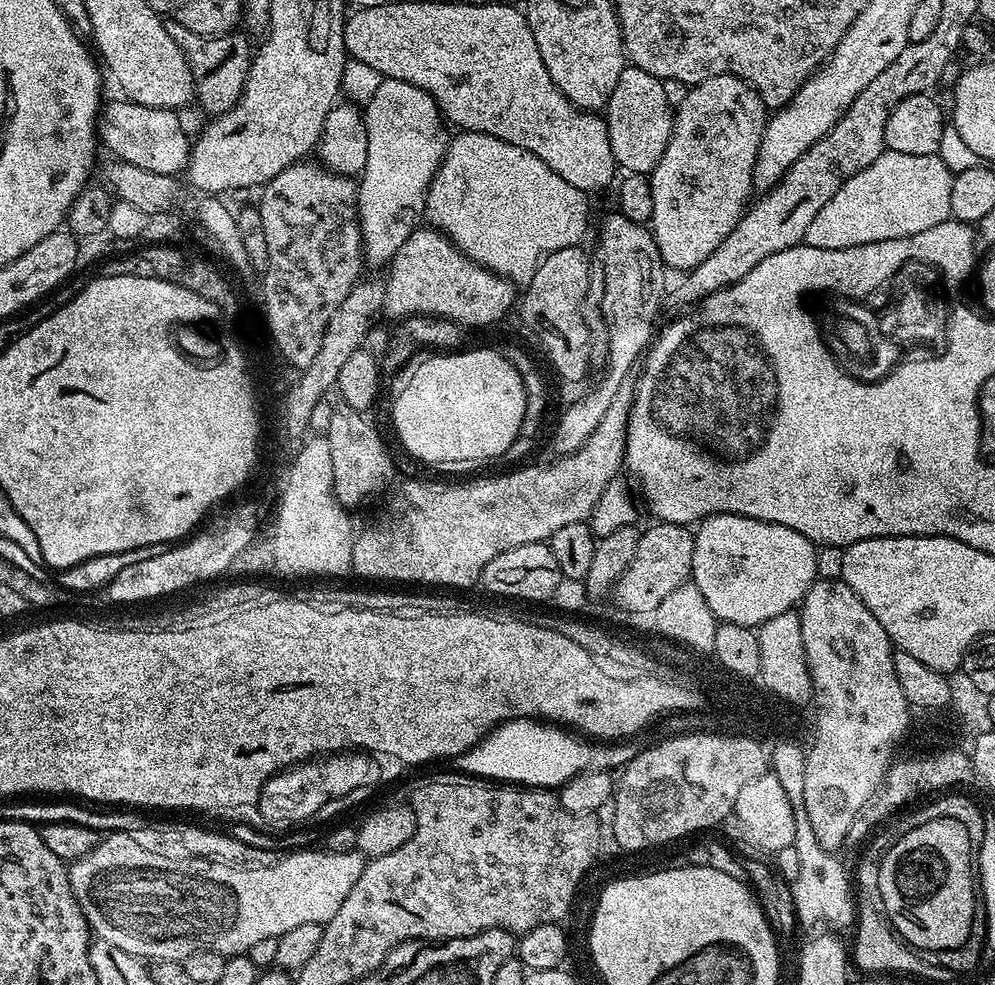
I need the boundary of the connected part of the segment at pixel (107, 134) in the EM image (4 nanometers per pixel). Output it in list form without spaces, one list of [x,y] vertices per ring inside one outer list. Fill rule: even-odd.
[[[119,98],[103,105],[98,117],[98,140],[125,164],[154,170],[154,174],[176,176],[188,167],[190,136],[184,133],[184,124],[170,108],[155,108],[135,104],[133,100]]]

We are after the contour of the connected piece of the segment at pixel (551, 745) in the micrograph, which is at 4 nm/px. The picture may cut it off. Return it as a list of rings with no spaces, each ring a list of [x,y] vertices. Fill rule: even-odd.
[[[535,718],[508,720],[504,724],[497,725],[484,736],[470,750],[453,757],[452,766],[457,772],[464,775],[477,776],[480,779],[489,779],[493,782],[503,782],[506,784],[517,784],[520,786],[531,786],[540,790],[550,790],[560,787],[570,778],[580,772],[609,772],[623,768],[629,764],[634,757],[642,751],[641,744],[636,740],[626,740],[623,742],[593,742],[581,740],[571,731]]]

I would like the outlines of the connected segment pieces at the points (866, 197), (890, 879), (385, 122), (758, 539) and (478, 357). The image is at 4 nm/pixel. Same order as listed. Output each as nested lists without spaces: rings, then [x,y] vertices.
[[[885,151],[866,170],[858,170],[818,210],[806,230],[803,243],[822,250],[842,250],[846,246],[866,246],[866,242],[886,242],[890,238],[913,238],[949,219],[950,186],[954,173],[940,155],[898,154]]]
[[[943,816],[920,825],[919,832],[913,832],[913,836],[904,840],[901,848],[896,848],[893,856],[888,856],[886,870],[882,873],[882,902],[885,903],[885,912],[890,922],[907,943],[940,953],[962,946],[966,941],[978,897],[975,892],[974,859],[970,846],[970,834],[967,833],[966,826],[954,818]]]
[[[385,78],[366,104],[366,123],[368,157],[356,190],[356,219],[360,222],[360,242],[365,265],[369,269],[383,269],[394,258],[394,254],[398,254],[398,246],[402,246],[402,242],[406,242],[406,238],[410,238],[410,234],[421,227],[428,190],[432,187],[434,174],[444,161],[450,136],[444,133],[446,120],[435,98],[410,82]]]
[[[719,512],[704,517],[695,529],[690,580],[698,586],[698,590],[702,590],[702,598],[706,598],[706,606],[710,606],[717,621],[756,630],[770,618],[793,611],[803,601],[810,586],[818,579],[817,551],[817,545],[798,534],[798,530],[790,530],[790,526],[778,526],[774,522],[762,522],[733,512]]]
[[[476,348],[473,352],[456,352],[453,356],[440,356],[444,354],[432,354],[421,359],[420,365],[416,368],[416,373],[408,380],[408,385],[396,396],[396,401],[392,404],[392,424],[396,427],[396,436],[400,439],[400,444],[416,460],[421,460],[424,464],[464,464],[467,460],[492,460],[495,456],[500,456],[512,443],[516,436],[521,435],[520,427],[526,414],[526,386],[522,382],[522,374],[514,370],[514,366],[506,359],[503,351],[491,352],[488,348]]]

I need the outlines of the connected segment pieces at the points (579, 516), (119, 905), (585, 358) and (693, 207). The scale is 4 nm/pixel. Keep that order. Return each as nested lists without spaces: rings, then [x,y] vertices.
[[[625,382],[622,387],[618,390],[618,394],[614,394],[614,402],[610,402],[610,410],[606,410],[606,414],[602,418],[602,422],[597,426],[594,430],[594,434],[590,434],[590,438],[586,438],[586,442],[580,447],[580,449],[576,452],[570,452],[564,455],[561,455],[560,460],[556,460],[553,464],[536,464],[533,468],[520,468],[517,472],[512,472],[509,476],[492,476],[489,480],[476,480],[472,485],[468,484],[439,484],[436,480],[404,480],[400,485],[397,483],[395,487],[391,489],[392,497],[389,498],[388,501],[384,504],[384,509],[381,510],[380,513],[377,514],[376,517],[373,518],[372,521],[369,522],[368,525],[365,526],[364,529],[357,531],[355,533],[353,542],[352,542],[352,566],[351,571],[353,573],[357,572],[360,576],[365,576],[368,580],[409,580],[409,585],[412,586],[420,586],[416,584],[449,584],[452,588],[468,588],[472,583],[479,581],[484,574],[484,567],[490,563],[498,554],[502,554],[506,550],[514,550],[518,546],[526,546],[527,544],[539,544],[541,542],[547,541],[554,534],[554,530],[562,530],[562,526],[570,526],[570,522],[585,522],[588,517],[591,516],[592,511],[594,510],[594,502],[598,502],[598,498],[602,498],[602,491],[606,490],[606,486],[610,484],[612,480],[617,479],[624,468],[624,451],[626,450],[626,438],[628,437],[628,411],[632,408],[634,403],[634,388],[631,383]]]
[[[359,851],[288,852],[279,867],[267,871],[229,871],[213,864],[195,864],[187,872],[104,872],[96,880],[96,852],[71,861],[70,886],[89,929],[99,939],[139,956],[145,962],[182,962],[198,950],[221,952],[225,958],[246,954],[262,938],[280,937],[306,922],[327,924],[366,863]]]
[[[577,246],[554,250],[554,254],[541,260],[538,270],[534,270],[534,278],[523,289],[518,304],[525,326],[540,339],[541,346],[548,351],[553,370],[564,380],[582,379],[588,372],[592,355],[588,331],[582,322],[582,306],[588,293],[590,271],[590,263],[582,249]]]
[[[722,74],[691,85],[677,103],[672,118],[670,142],[654,170],[648,176],[650,199],[654,202],[650,231],[658,246],[665,269],[677,268],[687,274],[706,262],[718,246],[734,230],[749,207],[748,195],[754,192],[752,175],[756,166],[758,146],[766,123],[762,98],[742,78]]]

